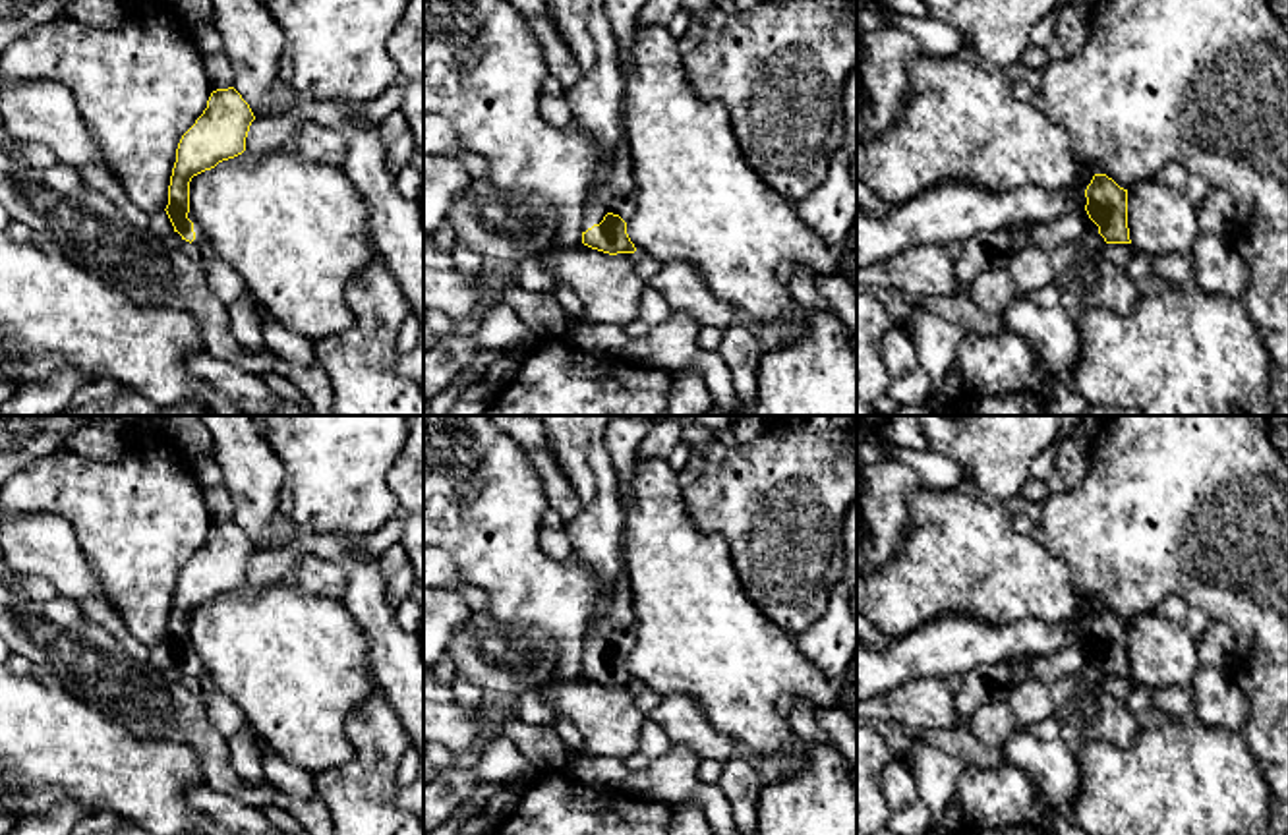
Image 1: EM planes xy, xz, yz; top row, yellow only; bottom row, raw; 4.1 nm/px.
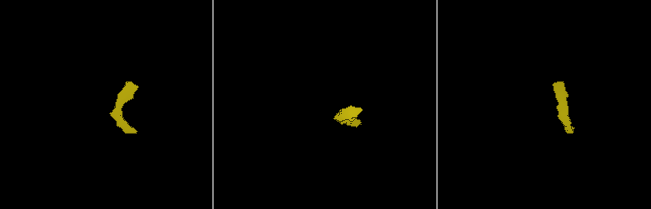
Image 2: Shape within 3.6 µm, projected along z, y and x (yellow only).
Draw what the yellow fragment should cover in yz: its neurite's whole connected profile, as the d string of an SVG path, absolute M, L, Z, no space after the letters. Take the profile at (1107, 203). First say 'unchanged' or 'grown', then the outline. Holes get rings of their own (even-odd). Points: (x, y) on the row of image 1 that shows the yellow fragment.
grown; M1095 174L1085 189L1087 205L1079 215L1062 215L1048 222L1035 222L1029 232L1000 228L981 232L963 244L955 269L955 300L969 294L971 282L992 269L1006 269L1010 255L1021 247L1054 251L1062 244L1087 234L1100 234L1106 244L1131 244L1127 228L1127 189L1106 174Z

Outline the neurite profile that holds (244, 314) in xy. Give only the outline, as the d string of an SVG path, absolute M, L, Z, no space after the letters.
M249 292L226 305L226 315L230 332L244 350L255 354L265 348L261 331L263 311Z

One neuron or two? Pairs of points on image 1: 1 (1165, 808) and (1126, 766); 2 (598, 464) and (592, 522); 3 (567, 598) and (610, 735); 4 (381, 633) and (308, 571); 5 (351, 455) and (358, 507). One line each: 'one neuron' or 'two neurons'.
1: one neuron
2: one neuron
3: two neurons
4: two neurons
5: one neuron

